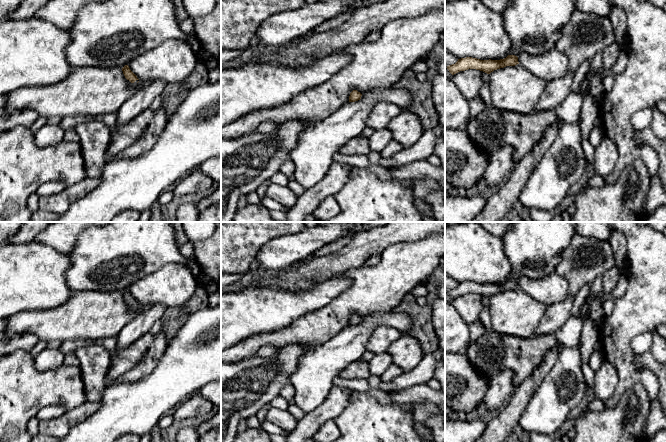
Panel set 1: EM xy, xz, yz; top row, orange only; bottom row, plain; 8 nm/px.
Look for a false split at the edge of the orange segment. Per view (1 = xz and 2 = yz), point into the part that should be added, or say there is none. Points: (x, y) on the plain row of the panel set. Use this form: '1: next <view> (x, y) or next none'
1: next none
2: next none

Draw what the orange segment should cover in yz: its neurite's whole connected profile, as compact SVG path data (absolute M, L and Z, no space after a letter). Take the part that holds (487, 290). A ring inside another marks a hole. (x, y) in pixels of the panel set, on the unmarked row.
M508 279L506 282L500 284L480 284L477 282L466 281L458 283L455 288L447 290L447 293L452 299L468 293L476 293L490 298L494 294L506 290L515 290L517 288L519 288L518 281L515 279Z

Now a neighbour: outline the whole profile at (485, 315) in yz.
M481 295L483 309L480 314L480 321L485 326L486 332L492 330L492 324L489 313L489 298Z

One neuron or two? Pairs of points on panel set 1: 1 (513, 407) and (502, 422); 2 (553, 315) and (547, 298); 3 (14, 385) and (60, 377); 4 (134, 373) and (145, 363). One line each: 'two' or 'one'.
1: one
2: two
3: one
4: one

